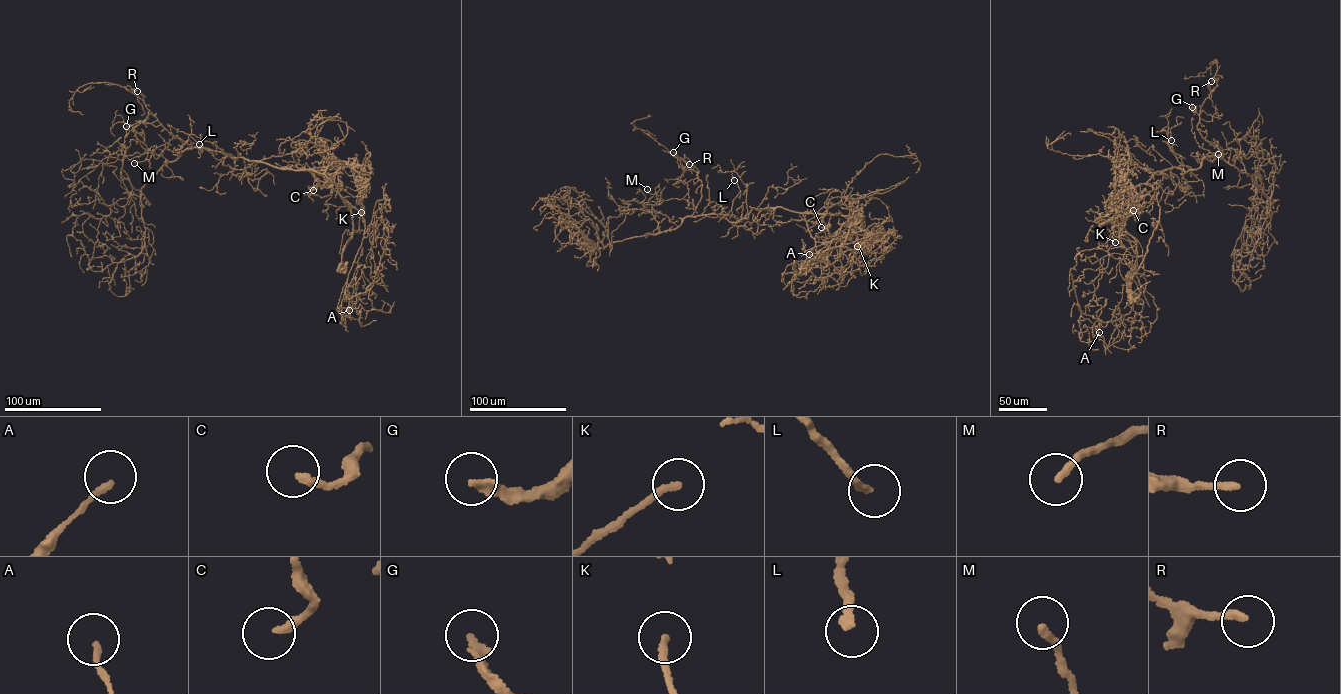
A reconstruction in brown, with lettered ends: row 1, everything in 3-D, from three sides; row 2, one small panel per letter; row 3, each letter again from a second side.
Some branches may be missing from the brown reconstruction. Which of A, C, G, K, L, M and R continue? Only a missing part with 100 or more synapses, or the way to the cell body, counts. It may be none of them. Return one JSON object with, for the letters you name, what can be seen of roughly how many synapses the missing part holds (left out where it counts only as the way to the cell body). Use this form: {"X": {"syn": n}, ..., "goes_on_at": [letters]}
{"G": {"syn": 100}, "goes_on_at": ["G"]}

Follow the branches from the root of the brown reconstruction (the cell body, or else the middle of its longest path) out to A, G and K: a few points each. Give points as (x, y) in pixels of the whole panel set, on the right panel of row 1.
A: (1131, 298), (1131, 273), (1147, 271), (1142, 255), (1133, 309), (1092, 327), (1099, 332)
G: (1131, 298), (1136, 244), (1114, 199), (1157, 172), (1222, 158), (1197, 130), (1192, 107)
K: (1131, 298), (1131, 273), (1137, 267), (1147, 271), (1143, 268), (1143, 256), (1110, 253), (1108, 249), (1115, 242)

